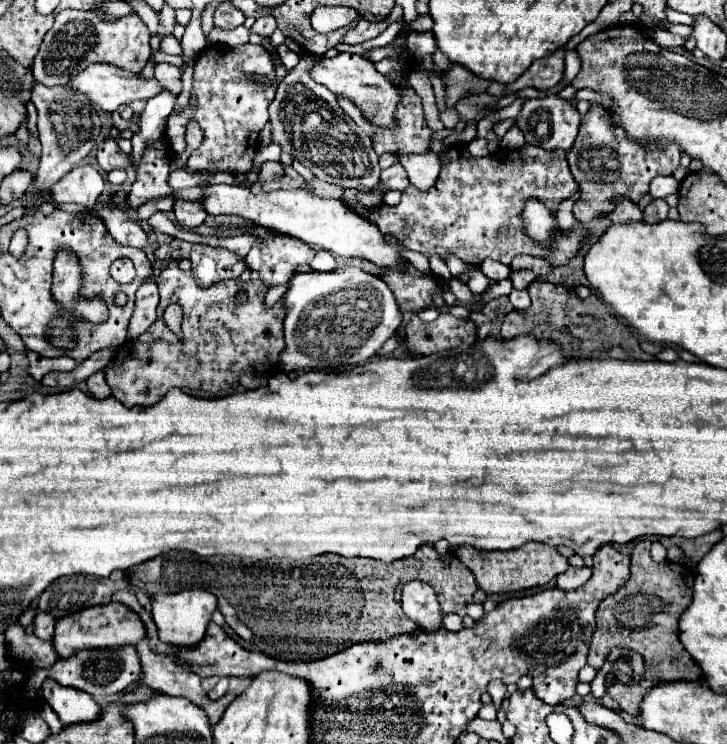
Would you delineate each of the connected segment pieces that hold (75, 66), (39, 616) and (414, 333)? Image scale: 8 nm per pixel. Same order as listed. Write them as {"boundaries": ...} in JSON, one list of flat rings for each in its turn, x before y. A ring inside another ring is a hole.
{"boundaries":[[[64,10,56,14,54,26,48,30,34,58,32,74,44,86,64,86,70,82,70,78,74,78,74,74,82,72,92,62,108,62,130,72,140,72,152,54,148,42,150,30,136,12,108,24,96,18,92,12]],[[36,608,36,616,34,616,34,634,38,636,38,638,42,638,42,640,52,640,52,634,54,634,54,618,50,616,50,614,46,614,46,612,40,612,38,608]],[[444,312,434,322,412,320,406,324,406,348,412,354,434,354,440,350,450,350,462,342,472,344,476,326,470,320,458,320]]]}

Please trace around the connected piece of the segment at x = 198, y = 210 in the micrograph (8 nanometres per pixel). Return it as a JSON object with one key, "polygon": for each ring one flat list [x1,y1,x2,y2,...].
{"polygon":[[176,200,174,214,176,214,178,224,186,230,198,228,208,216,206,210,202,210,202,206,198,206,198,202,188,202,188,200]]}

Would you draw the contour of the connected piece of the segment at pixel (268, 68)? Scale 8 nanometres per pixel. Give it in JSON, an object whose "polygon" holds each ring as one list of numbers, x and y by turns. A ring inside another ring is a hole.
{"polygon":[[214,44,204,48,194,64,194,98,182,112,172,112,166,126,166,146,172,156,184,152,186,122,196,120,204,132,198,150,186,162,186,170,232,170,248,172,258,150,258,134,268,122,268,104,274,100,278,88,274,64,262,46,226,46],[192,100,196,106,192,106]]}

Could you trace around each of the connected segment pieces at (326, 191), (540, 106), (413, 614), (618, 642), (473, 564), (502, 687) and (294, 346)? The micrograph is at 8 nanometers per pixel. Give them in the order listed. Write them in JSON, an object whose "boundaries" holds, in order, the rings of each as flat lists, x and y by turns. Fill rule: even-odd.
{"boundaries":[[[318,178,310,180,306,188,312,190,314,194,318,194,318,196,324,196,324,198,340,198,342,196,342,188,338,188,334,184,326,184,326,182,318,180]],[[550,94,550,96,542,98,542,100,538,100,538,98,526,100,526,104,522,106,520,116,516,118,516,124,524,130,526,142,530,142,532,146,544,148,548,152,554,152,554,150,570,152,572,146,574,146,574,140,578,136,580,116,578,116,578,110,568,100,562,100,562,98,554,96,554,94]],[[412,580,402,588,402,608,404,614,424,632,438,632,442,622,442,610,438,604,438,596,428,582]],[[638,540,630,554,630,578,614,594,606,596,596,610,596,632,590,642,590,666,602,668,604,656,614,646,632,648,646,660,640,686,650,690,662,682,700,680,702,668,694,662,678,638,680,614,692,602,694,570,676,562,654,562,650,558,650,540]],[[526,542,518,550,508,550,508,552,500,550,486,552,486,550,476,550,472,546,458,546,456,554,464,562,464,566,468,566,474,572,478,586,486,594,518,592,524,588,548,584,554,576,558,576,558,550,542,542]],[[492,680,492,682,488,684,488,694,492,696,496,710,500,710,500,708,502,708,502,700,506,698,506,684,500,682,500,680]],[[360,268,294,274,282,300,286,310,286,348,280,352,280,372,284,374,294,370,326,370,366,364,404,320,392,290,378,276,374,276,372,282,368,272]]]}

